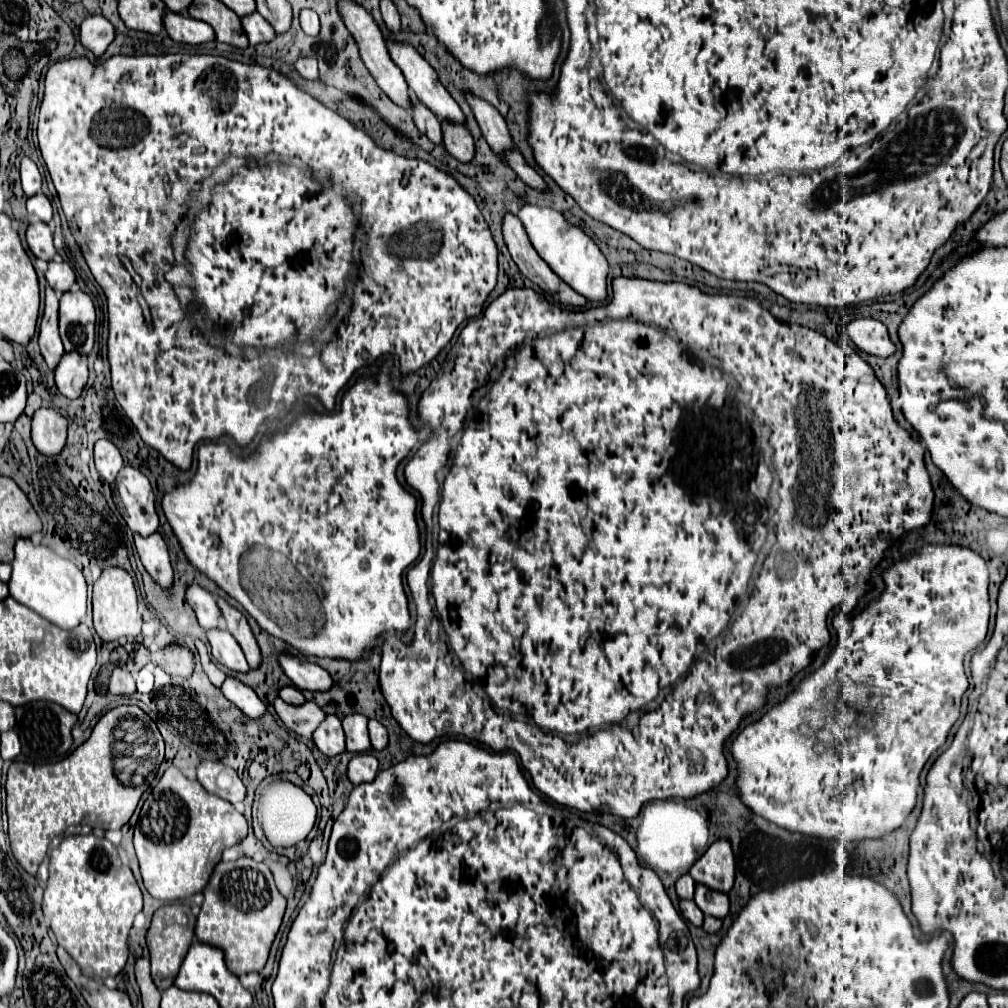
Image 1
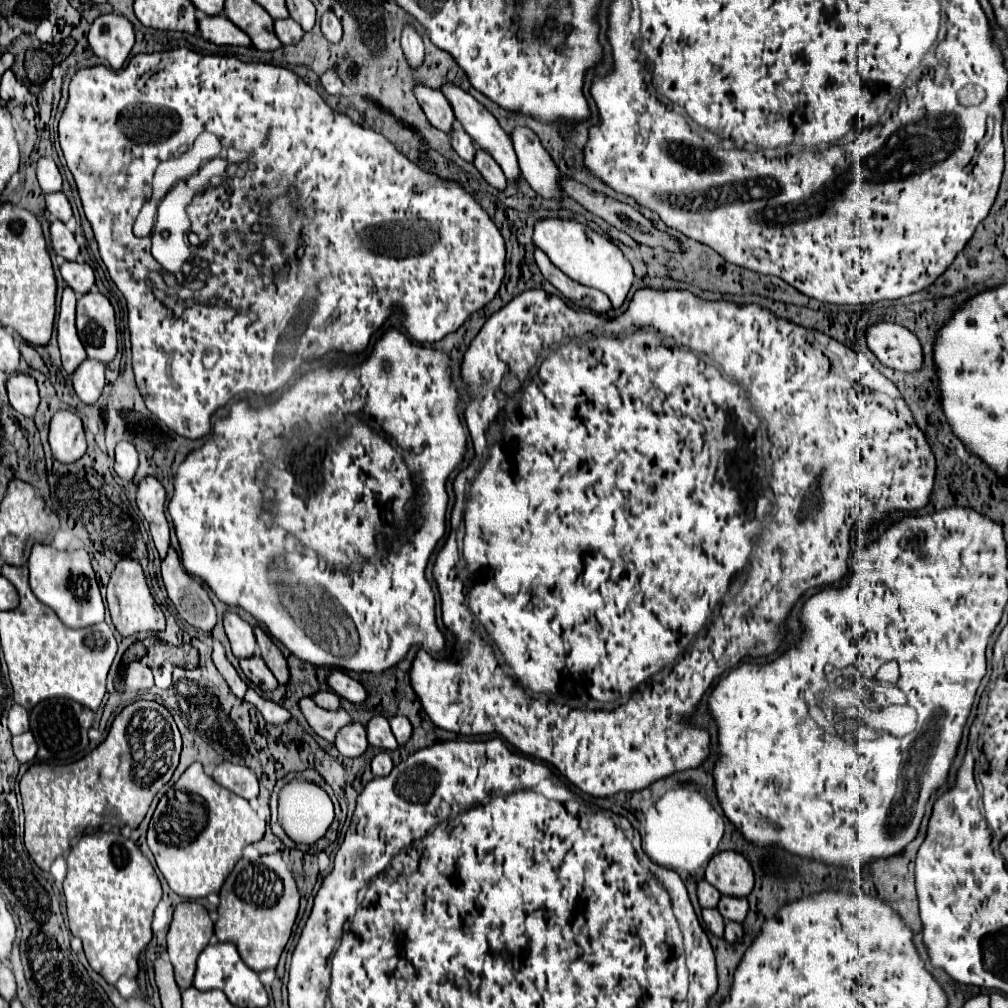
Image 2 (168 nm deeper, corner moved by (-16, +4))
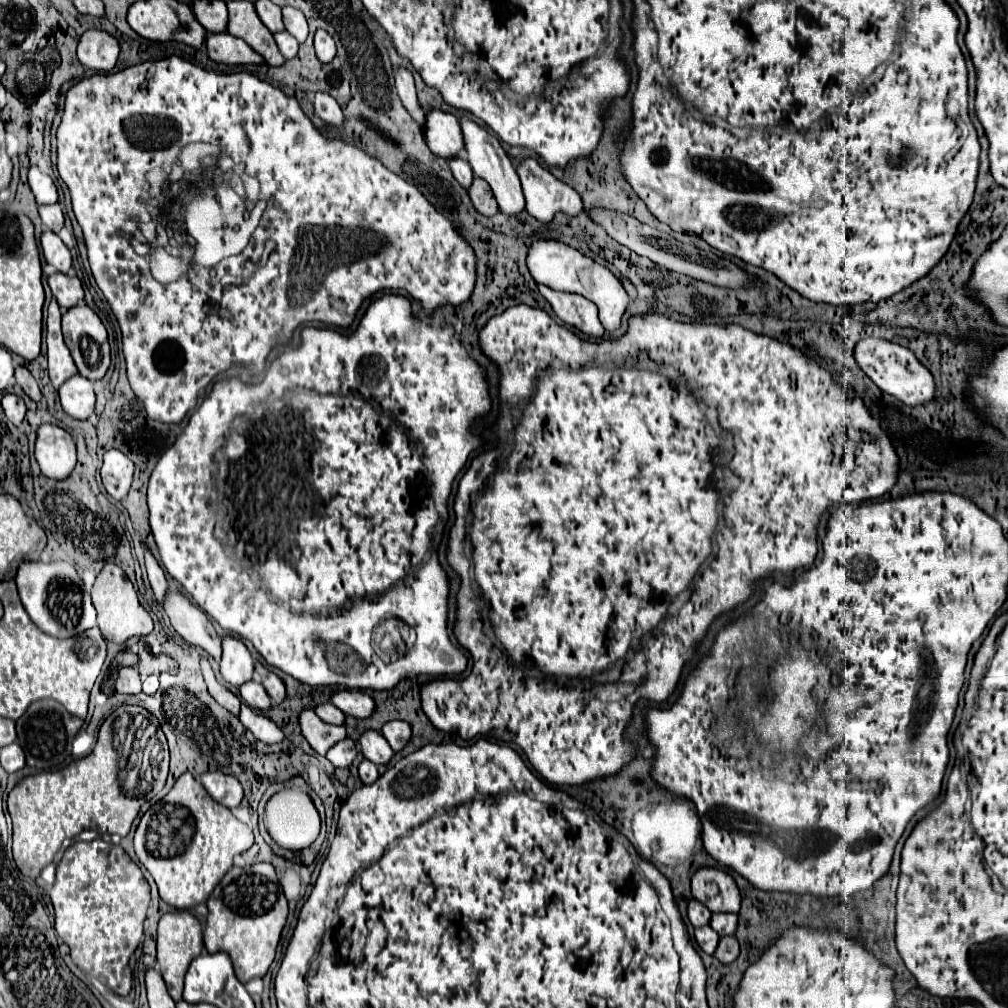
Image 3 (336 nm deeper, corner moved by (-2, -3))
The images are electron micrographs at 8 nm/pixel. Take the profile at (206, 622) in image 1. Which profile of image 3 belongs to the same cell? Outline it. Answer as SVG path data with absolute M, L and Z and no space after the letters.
M224 637L222 641L224 653L220 661L220 673L224 681L232 687L240 687L246 681L252 681L254 677L254 659L246 645L240 639L234 637Z

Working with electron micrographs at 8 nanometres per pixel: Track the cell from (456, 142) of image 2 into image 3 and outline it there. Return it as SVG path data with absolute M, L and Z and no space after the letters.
M454 157L454 159L450 159L448 163L450 163L450 169L452 169L456 181L458 181L464 189L468 189L470 183L474 181L474 173L472 173L470 165L468 165L464 159L460 159L460 157Z

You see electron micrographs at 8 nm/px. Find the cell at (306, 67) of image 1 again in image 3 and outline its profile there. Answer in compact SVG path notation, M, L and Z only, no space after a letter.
M316 93L314 97L314 111L316 115L330 127L340 127L344 123L344 113L338 107L338 103L326 95L326 93Z

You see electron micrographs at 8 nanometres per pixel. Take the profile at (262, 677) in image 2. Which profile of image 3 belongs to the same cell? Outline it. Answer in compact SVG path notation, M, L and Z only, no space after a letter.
M248 681L240 687L240 697L242 701L246 701L252 709L258 709L258 711L266 711L266 709L272 709L272 699L268 697L266 689L258 683L258 681Z

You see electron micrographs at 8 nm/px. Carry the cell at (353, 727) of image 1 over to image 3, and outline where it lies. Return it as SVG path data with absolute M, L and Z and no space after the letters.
M366 731L360 737L360 745L362 745L362 753L368 761L376 763L376 765L388 765L390 759L394 757L392 747L388 745L388 741L384 739L382 733L378 731Z

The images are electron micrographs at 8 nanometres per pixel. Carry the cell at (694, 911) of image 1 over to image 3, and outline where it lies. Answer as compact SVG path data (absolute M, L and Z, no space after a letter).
M710 925L696 929L696 931L694 931L694 937L696 937L696 943L700 945L700 949L702 949L704 953L714 955L714 951L716 951L716 947L718 947L718 941L720 941L720 935L718 935Z

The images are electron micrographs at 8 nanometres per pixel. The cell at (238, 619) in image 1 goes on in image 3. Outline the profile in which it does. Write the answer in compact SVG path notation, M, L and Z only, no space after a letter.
M256 663L256 675L258 675L260 683L264 685L264 689L268 691L272 703L274 703L274 705L280 705L280 703L286 699L286 687L284 687L282 679L280 679L276 673L268 671L262 663Z

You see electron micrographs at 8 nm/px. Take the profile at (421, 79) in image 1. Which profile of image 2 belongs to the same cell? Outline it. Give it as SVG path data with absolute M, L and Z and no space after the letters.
M448 84L448 88L440 88L440 92L444 92L446 100L450 100L456 120L464 126L464 130L472 136L472 140L474 140L480 148L484 148L486 152L492 154L492 158L498 162L498 166L502 168L502 172L506 174L508 180L514 180L514 178L520 174L518 162L516 162L516 152L514 152L514 148L512 148L510 136L500 128L498 120L496 120L476 98L472 98L472 96L470 96L468 92L464 92L462 88L456 88L456 84Z

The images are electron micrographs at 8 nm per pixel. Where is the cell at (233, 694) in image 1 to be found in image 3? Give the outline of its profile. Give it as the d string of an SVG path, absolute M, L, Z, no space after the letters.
M242 703L242 711L240 711L240 721L242 725L262 743L266 745L274 745L274 743L280 743L284 739L284 733L282 729L270 721L268 717L256 713L254 709L250 709L246 703Z

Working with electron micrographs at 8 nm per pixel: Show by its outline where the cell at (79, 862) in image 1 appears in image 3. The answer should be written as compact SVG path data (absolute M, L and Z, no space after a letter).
M102 839L88 843L78 841L66 849L62 861L58 863L56 883L50 889L50 899L56 911L56 931L70 947L72 961L82 971L96 975L114 993L128 995L132 989L132 971L128 967L128 961L144 937L142 923L146 919L146 909L150 903L150 885L144 879L140 867L126 855L120 845Z

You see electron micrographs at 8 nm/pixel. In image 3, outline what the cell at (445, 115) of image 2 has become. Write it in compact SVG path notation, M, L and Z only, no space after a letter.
M440 109L428 111L424 137L430 151L442 159L454 159L464 149L464 139L458 119L450 113L442 113Z

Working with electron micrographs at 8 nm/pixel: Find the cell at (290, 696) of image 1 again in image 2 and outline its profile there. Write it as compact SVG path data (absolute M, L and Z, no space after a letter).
M316 692L316 694L312 694L310 696L318 706L322 706L322 708L326 708L326 710L336 710L338 706L340 706L340 698L338 698L338 694L334 694L334 692Z

